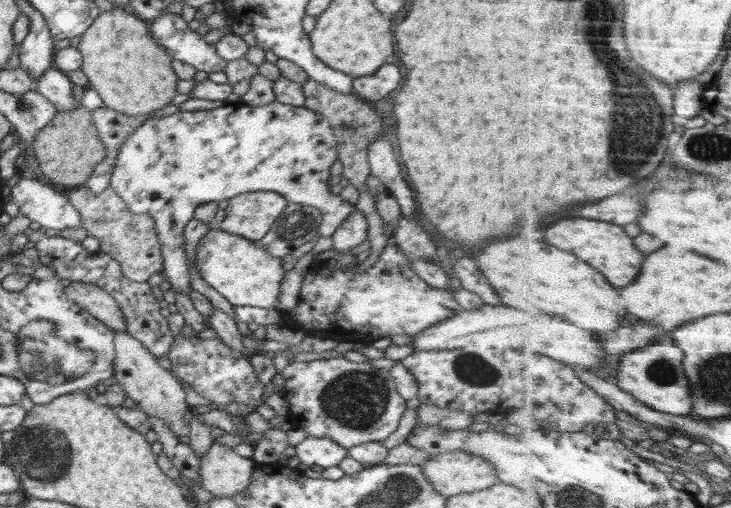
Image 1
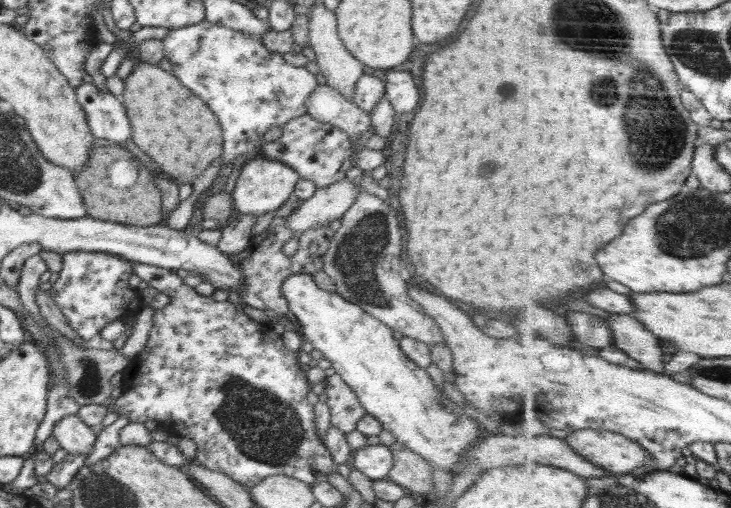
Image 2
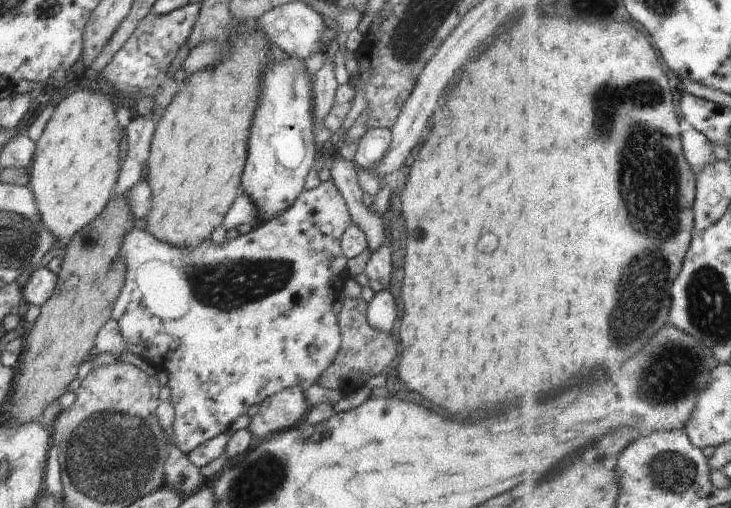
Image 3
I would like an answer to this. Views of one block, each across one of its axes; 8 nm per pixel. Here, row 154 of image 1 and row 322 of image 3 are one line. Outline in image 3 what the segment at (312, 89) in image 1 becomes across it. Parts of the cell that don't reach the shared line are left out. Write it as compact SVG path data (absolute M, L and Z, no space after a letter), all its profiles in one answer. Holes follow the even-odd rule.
M362 298L343 300L343 307L337 314L341 332L341 347L334 362L323 370L317 384L327 389L343 391L346 395L362 388L366 382L392 368L396 362L396 342L392 335L381 333L367 323L367 305Z

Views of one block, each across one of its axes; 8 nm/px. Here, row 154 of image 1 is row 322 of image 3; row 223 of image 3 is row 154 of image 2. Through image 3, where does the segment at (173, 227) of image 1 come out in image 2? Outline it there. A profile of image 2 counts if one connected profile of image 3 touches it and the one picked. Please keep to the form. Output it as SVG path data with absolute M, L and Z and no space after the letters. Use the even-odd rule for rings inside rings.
M303 115L290 120L282 126L282 130L277 140L264 142L257 153L259 156L270 157L288 165L300 179L313 182L317 188L328 187L347 177L351 170L352 146L350 137L342 129Z

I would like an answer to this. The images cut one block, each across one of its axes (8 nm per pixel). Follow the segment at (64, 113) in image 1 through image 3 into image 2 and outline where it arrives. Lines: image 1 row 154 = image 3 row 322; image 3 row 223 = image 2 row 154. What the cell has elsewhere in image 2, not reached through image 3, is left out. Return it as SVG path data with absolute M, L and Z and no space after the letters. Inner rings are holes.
M111 144L108 146L92 146L90 160L85 170L72 172L86 208L86 215L103 221L122 223L136 226L154 226L163 224L166 216L162 213L160 190L155 185L151 172L146 166L139 166L139 178L130 189L116 189L111 186L108 177L109 166L118 159L134 159L130 151L124 147Z

